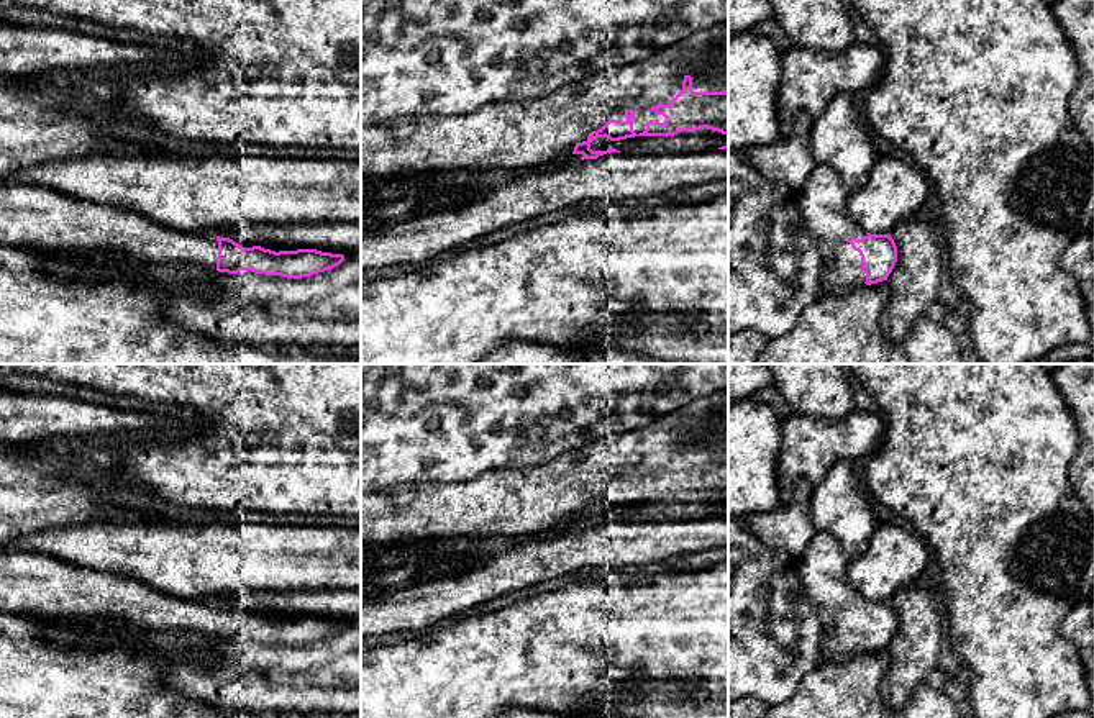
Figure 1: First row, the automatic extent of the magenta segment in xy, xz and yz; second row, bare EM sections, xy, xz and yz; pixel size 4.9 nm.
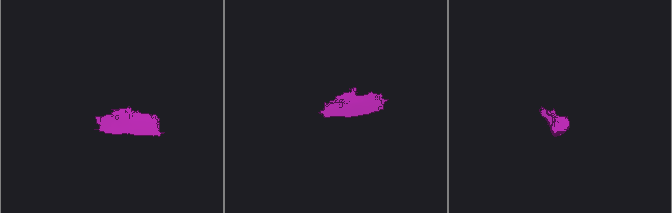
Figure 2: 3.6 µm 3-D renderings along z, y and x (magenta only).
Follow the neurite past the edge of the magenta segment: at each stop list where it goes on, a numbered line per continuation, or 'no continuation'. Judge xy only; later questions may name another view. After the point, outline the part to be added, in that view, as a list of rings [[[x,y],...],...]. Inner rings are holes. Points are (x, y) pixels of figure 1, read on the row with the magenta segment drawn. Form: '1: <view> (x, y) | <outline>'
1: xy (31, 215) | [[[0,179],[0,246],[103,249],[144,262],[217,270],[215,234],[180,233],[138,213]]]

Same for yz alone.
1: yz (822, 199) | [[[817,164],[797,197],[805,228],[822,256],[823,293],[828,295],[851,292],[866,282],[861,256],[850,239],[861,239],[868,231],[848,213],[850,193],[832,166]]]

